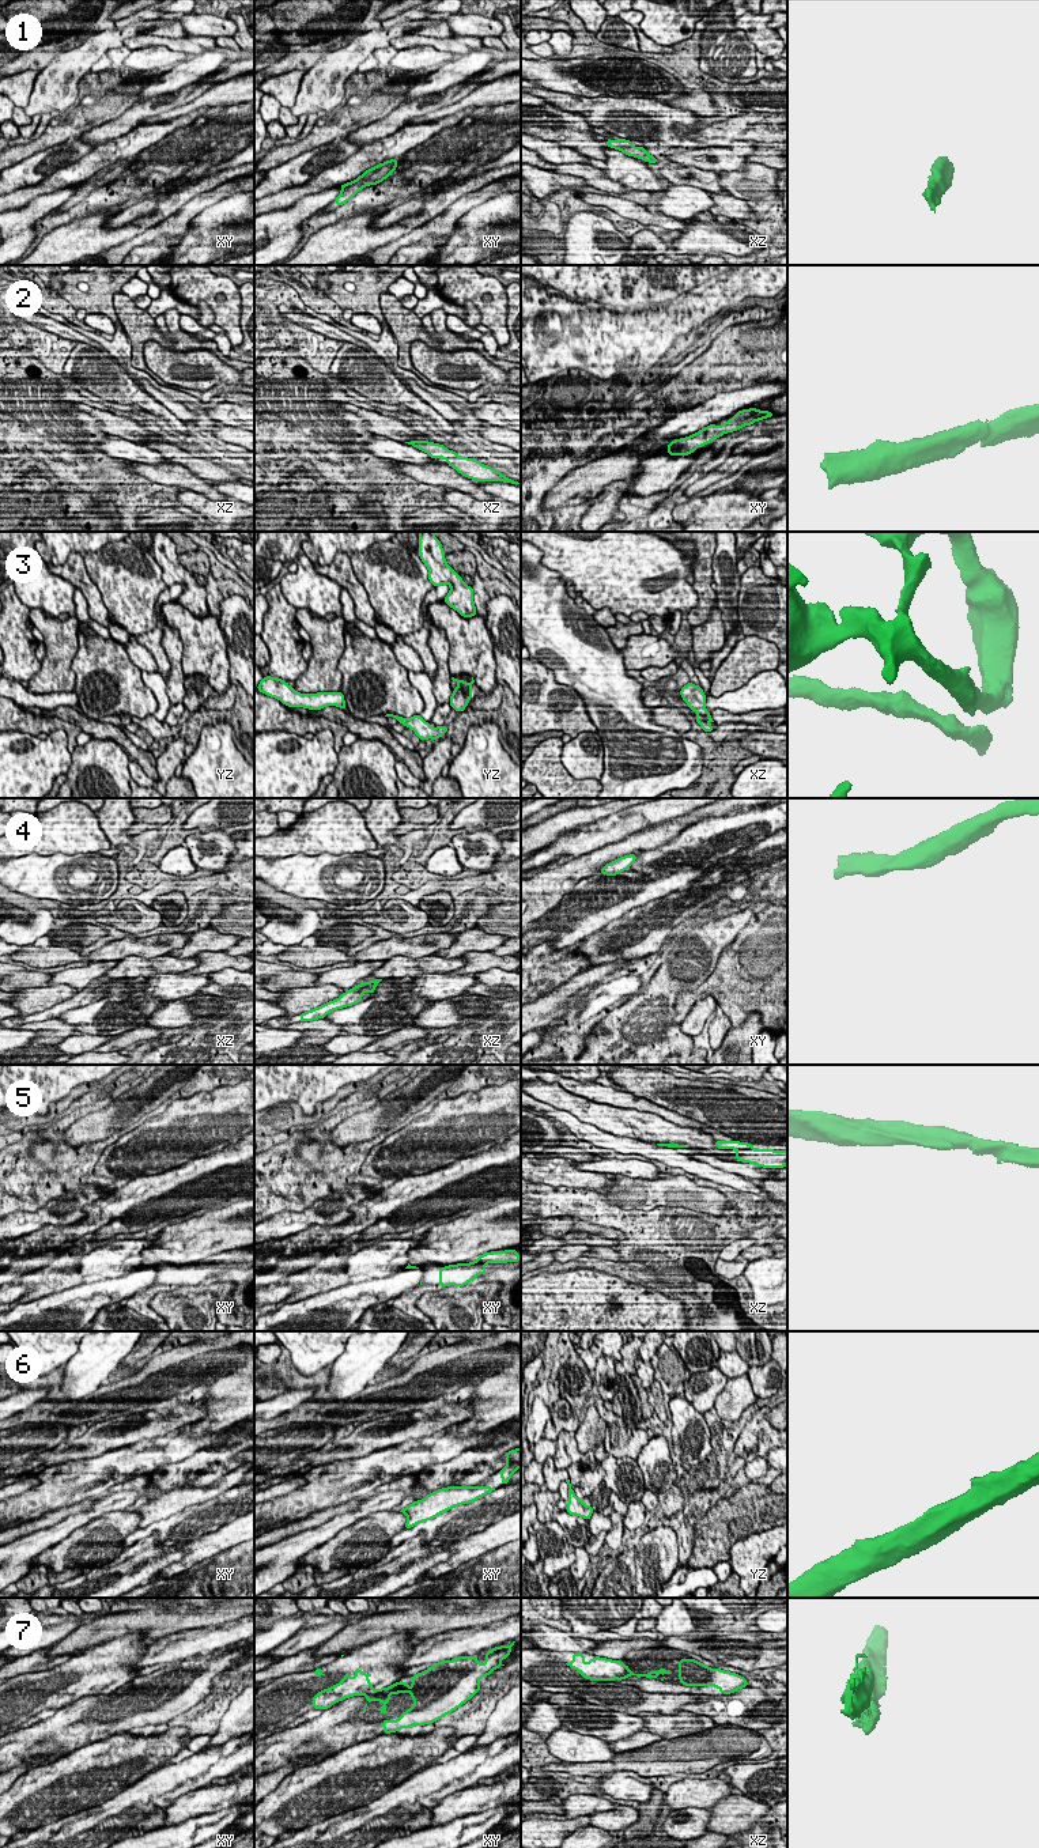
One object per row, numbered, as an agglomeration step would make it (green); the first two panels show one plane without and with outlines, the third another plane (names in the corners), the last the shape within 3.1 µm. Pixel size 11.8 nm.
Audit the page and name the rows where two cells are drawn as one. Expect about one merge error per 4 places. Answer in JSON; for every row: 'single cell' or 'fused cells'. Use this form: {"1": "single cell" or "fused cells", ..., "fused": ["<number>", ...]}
{"1": "single cell", "2": "single cell", "3": "single cell", "4": "single cell", "5": "single cell", "6": "single cell", "7": "fused cells", "fused": ["7"]}

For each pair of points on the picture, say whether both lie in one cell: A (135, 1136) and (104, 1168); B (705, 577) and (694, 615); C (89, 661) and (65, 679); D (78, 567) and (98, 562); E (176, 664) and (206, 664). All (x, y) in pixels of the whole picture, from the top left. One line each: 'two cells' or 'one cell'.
A: one cell
B: one cell
C: two cells
D: two cells
E: two cells

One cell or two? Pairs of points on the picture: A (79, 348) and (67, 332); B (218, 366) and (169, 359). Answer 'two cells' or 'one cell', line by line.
A: two cells
B: one cell

